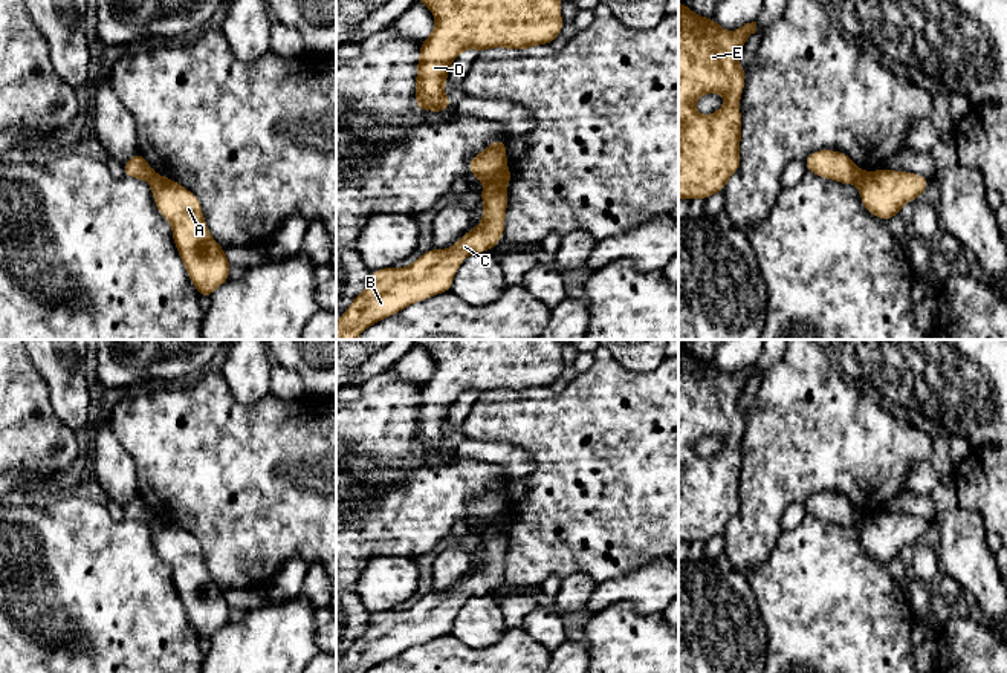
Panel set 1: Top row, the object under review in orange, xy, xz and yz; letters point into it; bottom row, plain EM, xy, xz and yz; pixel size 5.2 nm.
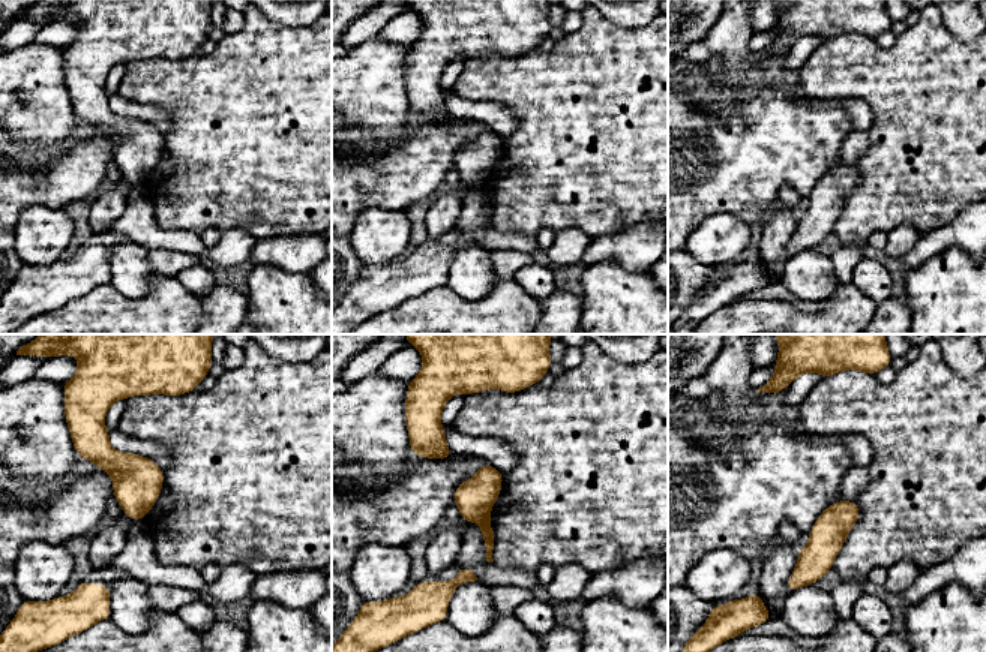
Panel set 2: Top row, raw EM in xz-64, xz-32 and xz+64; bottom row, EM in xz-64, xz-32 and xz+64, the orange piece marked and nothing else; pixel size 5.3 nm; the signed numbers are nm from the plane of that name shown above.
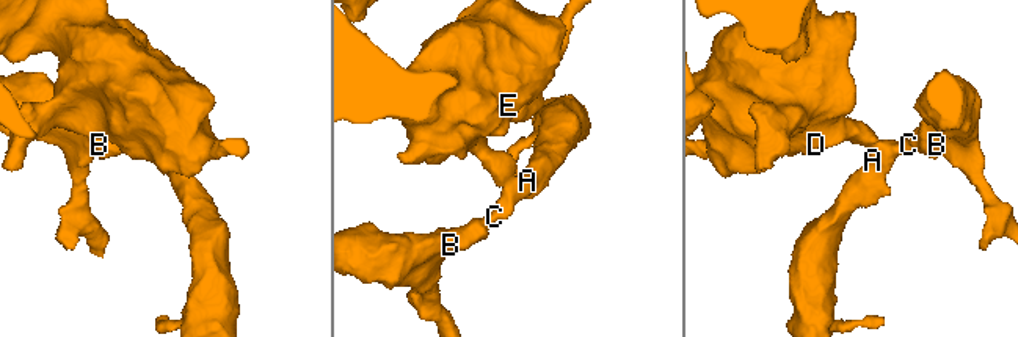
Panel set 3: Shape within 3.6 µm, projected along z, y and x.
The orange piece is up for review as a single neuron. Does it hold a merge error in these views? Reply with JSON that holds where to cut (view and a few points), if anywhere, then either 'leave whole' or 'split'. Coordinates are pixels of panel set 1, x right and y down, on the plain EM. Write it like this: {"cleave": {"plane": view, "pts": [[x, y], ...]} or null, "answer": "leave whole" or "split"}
{"cleave": {"plane": "xz", "pts": [[505, 510], [486, 526]]}, "answer": "split"}

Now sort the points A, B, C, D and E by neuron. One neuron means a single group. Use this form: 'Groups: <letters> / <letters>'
Groups: A B C / D E

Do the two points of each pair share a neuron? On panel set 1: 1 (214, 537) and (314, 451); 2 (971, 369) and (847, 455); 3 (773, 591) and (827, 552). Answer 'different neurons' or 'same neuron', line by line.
1: same neuron
2: different neurons
3: same neuron

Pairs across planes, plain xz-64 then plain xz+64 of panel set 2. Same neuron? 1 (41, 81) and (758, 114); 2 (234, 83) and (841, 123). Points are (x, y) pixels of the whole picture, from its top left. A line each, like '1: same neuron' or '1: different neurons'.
1: different neurons
2: different neurons

